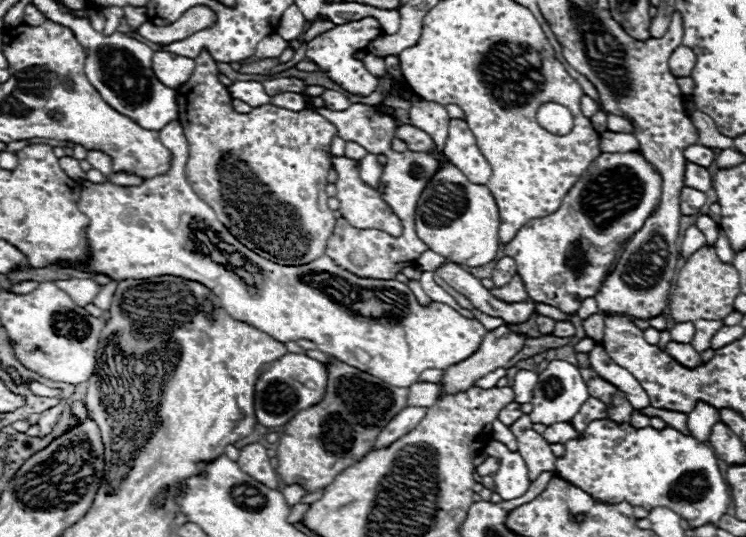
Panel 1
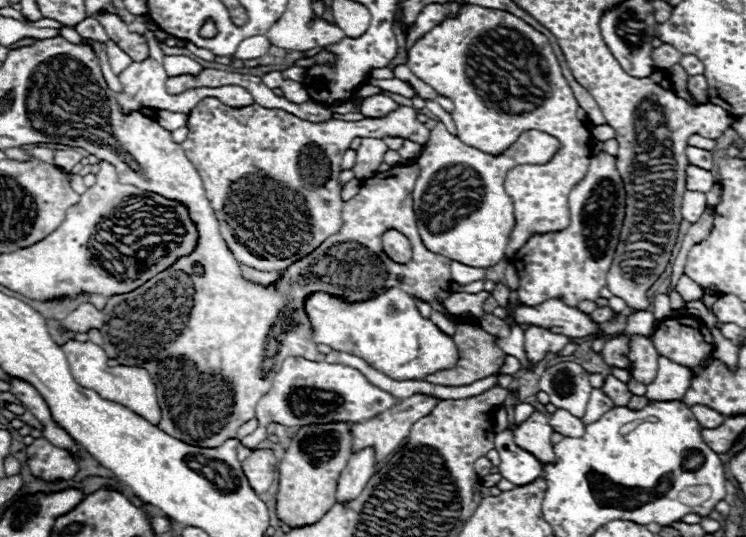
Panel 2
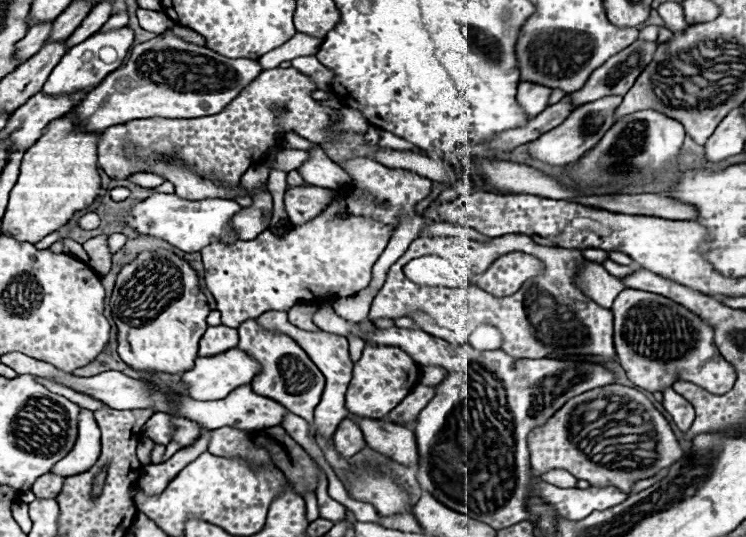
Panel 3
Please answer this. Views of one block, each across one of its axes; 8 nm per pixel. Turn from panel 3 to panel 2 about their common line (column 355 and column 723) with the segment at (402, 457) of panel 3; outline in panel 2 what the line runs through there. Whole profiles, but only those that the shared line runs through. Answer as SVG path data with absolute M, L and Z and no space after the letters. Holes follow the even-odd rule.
M690 406L690 410L694 412L694 416L702 424L702 428L718 428L726 420L726 416L722 416L720 412L714 412L712 408L706 408L706 406Z

